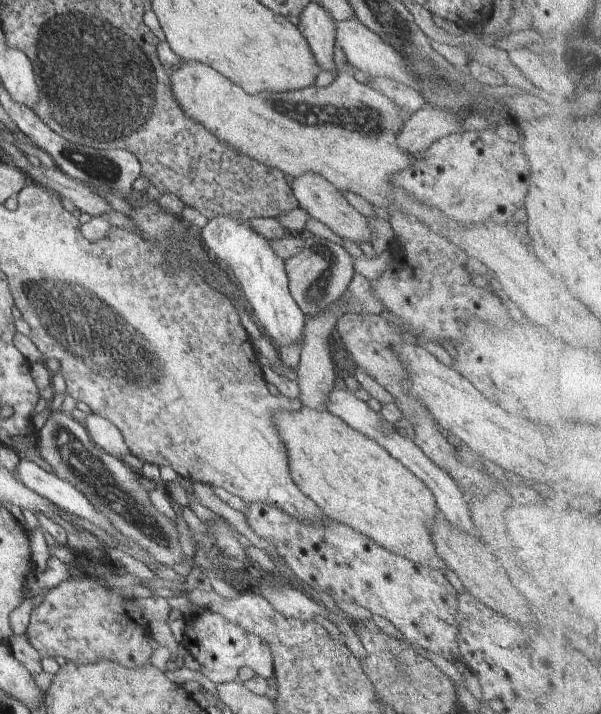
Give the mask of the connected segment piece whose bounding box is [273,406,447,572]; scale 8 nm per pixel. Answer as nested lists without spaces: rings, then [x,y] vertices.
[[[304,406],[294,412],[280,409],[278,412],[274,412],[273,419],[275,420],[275,426],[287,450],[289,476],[296,486],[298,486],[298,489],[322,510],[322,514],[324,514],[326,518],[340,522],[350,529],[360,532],[364,537],[372,540],[377,546],[384,548],[388,553],[406,558],[409,562],[419,565],[420,567],[427,567],[428,569],[435,569],[440,572],[447,568],[445,563],[436,555],[432,538],[430,538],[430,526],[428,526],[428,524],[430,524],[430,518],[434,516],[434,510],[438,510],[432,492],[420,478],[417,478],[408,468],[405,468],[397,459],[394,459],[376,440],[362,435],[359,431],[351,428],[346,422],[343,422],[339,417],[332,415],[327,410],[312,409]]]

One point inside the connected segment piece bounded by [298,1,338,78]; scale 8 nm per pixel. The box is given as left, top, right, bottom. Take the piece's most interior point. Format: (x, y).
(319, 29)

